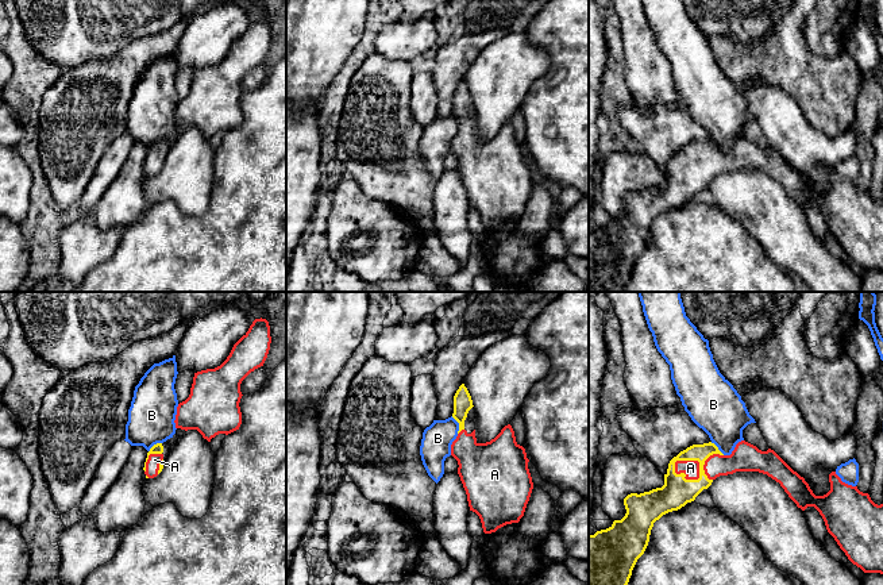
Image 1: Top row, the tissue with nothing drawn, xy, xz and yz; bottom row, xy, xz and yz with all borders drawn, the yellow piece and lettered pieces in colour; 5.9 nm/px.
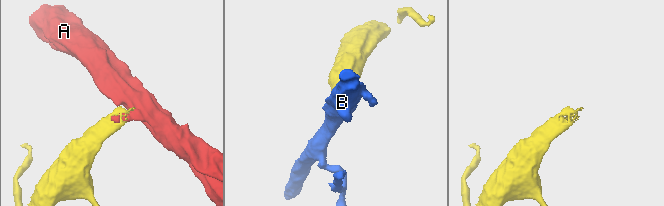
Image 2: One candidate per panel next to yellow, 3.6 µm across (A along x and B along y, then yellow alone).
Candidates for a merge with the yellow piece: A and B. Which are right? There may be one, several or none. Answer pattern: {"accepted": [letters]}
{"accepted": ["A"]}

